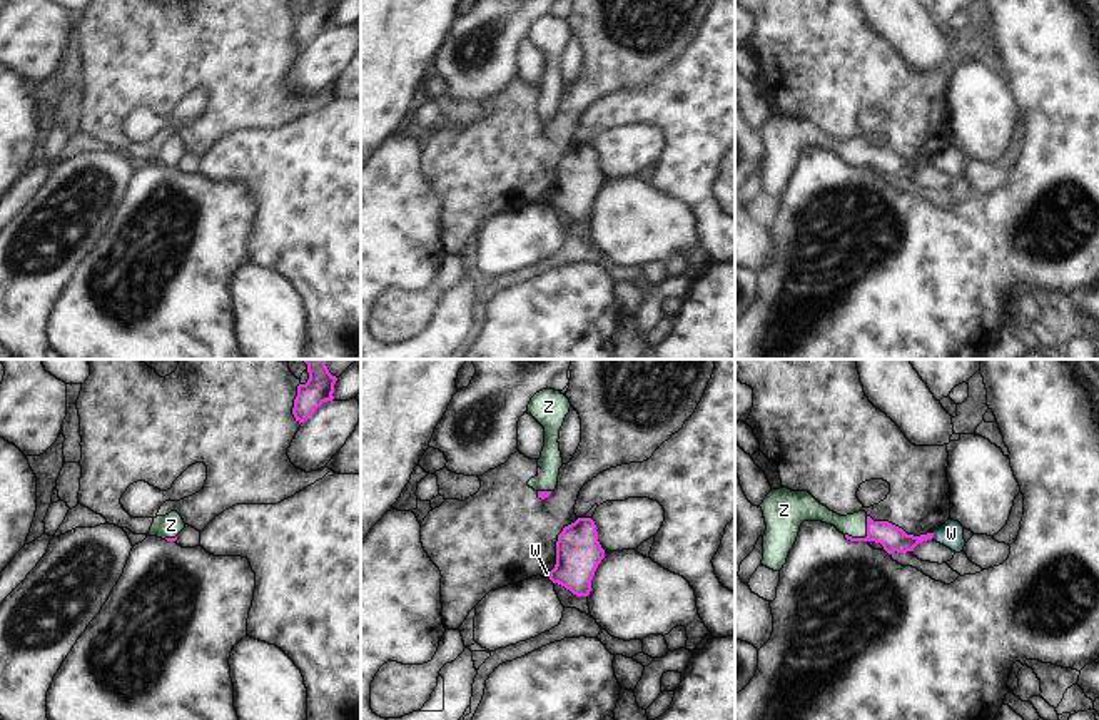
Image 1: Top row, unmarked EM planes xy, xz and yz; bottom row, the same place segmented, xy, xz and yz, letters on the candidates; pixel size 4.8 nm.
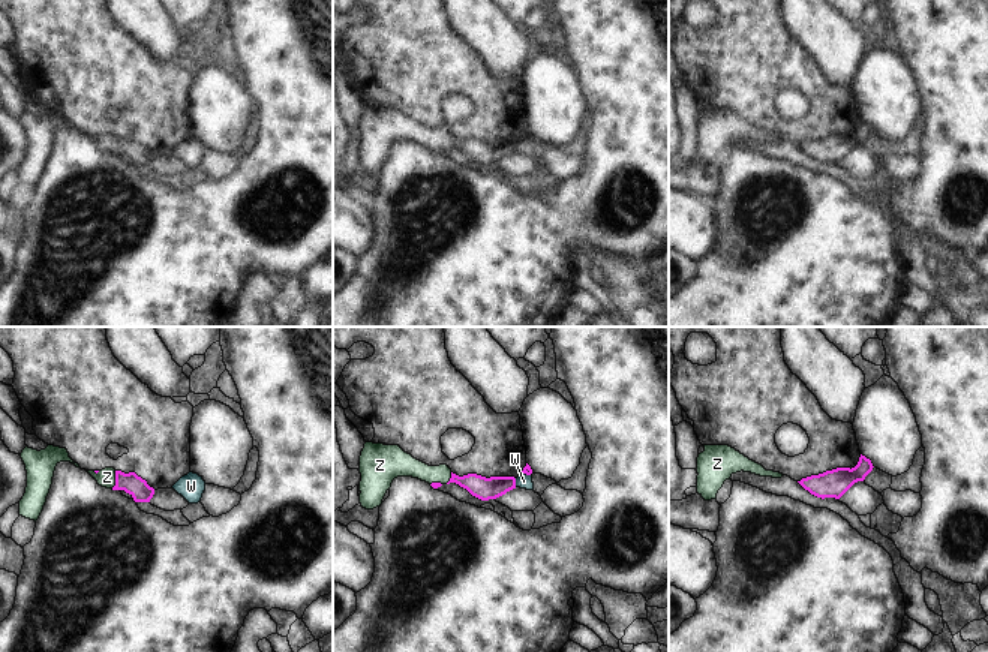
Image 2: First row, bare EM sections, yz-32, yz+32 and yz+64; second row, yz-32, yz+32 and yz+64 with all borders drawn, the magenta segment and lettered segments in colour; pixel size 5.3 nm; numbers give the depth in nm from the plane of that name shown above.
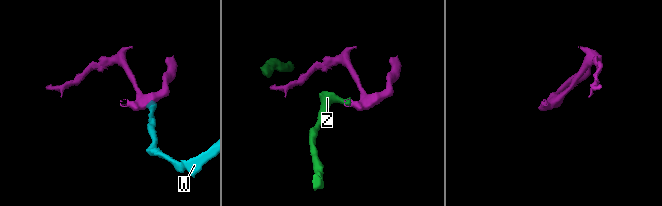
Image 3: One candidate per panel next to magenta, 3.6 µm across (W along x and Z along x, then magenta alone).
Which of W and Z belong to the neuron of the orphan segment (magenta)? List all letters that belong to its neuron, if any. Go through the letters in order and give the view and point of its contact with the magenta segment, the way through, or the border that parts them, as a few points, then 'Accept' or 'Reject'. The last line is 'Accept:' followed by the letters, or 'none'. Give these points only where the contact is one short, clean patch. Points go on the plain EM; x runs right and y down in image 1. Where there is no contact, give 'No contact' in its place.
W: Touches magenta at yz (932, 162). Boundary: yz (934, 159), (931, 164). Reject
Z: Touches magenta at yz (866, 162). Path across: yz (892, 164), (889, 161), (866, 162), (854, 151). Accept
Accept: Z

